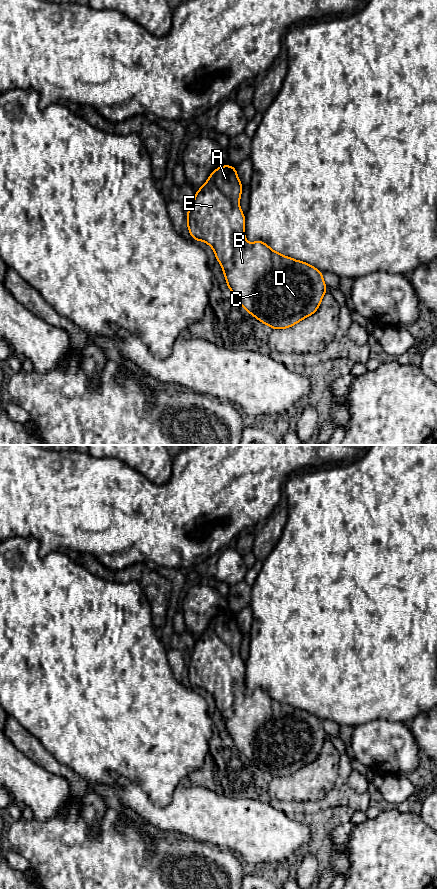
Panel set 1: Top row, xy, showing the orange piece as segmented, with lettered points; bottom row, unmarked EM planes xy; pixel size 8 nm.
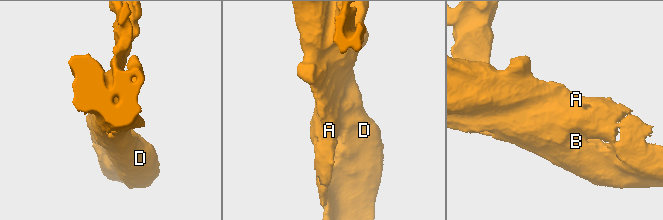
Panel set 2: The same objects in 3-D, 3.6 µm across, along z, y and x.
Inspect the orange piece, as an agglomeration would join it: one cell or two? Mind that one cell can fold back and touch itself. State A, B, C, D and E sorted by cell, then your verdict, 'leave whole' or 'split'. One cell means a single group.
groups A B C D E; leave whole

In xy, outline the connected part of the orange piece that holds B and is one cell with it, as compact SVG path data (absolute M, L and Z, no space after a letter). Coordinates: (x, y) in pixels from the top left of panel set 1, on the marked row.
M222 165L215 169L204 185L195 192L194 201L190 209L187 210L188 231L195 241L202 240L213 248L214 254L224 272L226 285L246 311L263 324L269 325L271 329L292 327L299 321L314 314L320 306L322 298L327 291L322 272L308 263L273 251L263 241L258 240L249 244L244 234L245 215L239 205L241 193L242 184L237 176L235 167Z

